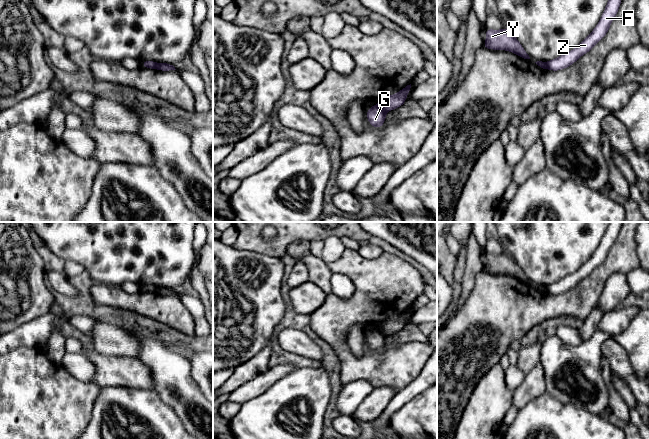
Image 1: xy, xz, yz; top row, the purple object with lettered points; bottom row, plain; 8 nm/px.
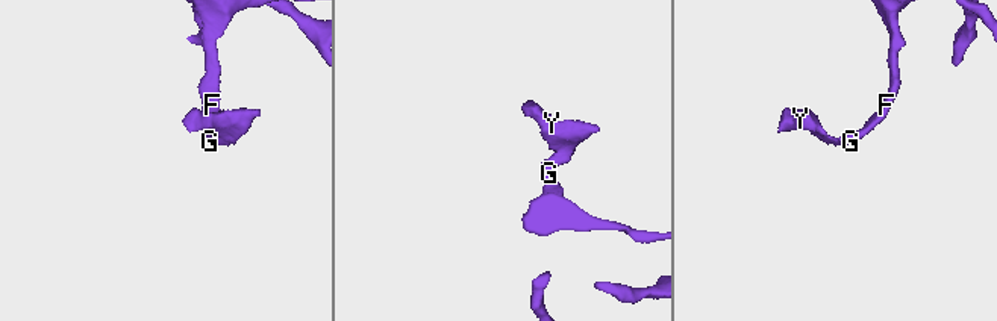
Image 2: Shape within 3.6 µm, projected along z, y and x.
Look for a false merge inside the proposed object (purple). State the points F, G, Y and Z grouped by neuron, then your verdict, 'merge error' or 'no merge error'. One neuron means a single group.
F G Z / Y; merge error

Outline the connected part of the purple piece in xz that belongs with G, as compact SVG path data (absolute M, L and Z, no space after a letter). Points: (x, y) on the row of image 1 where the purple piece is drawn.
M372 106L367 110L367 119L374 128L380 128L386 118L386 113L378 106Z

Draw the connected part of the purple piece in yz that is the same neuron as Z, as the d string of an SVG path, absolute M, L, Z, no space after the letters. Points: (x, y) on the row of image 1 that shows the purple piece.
M608 0L606 8L594 30L573 50L546 62L546 68L558 71L569 67L589 52L608 32L622 0Z

